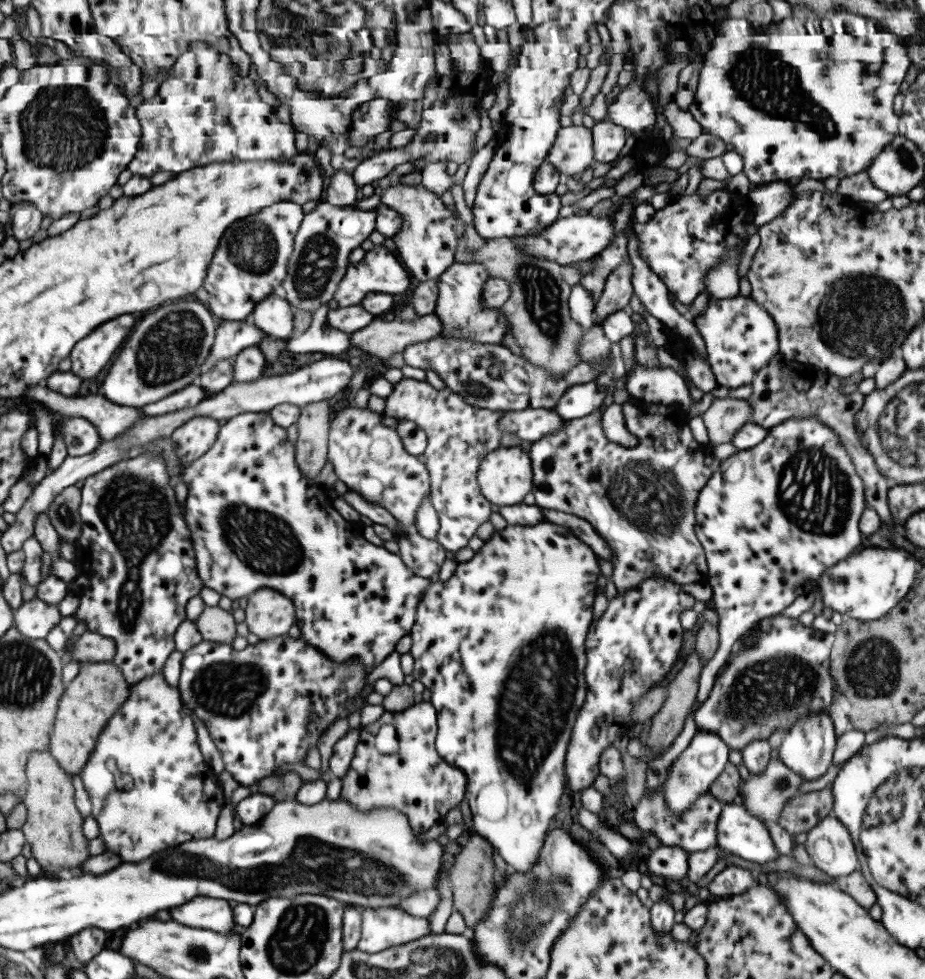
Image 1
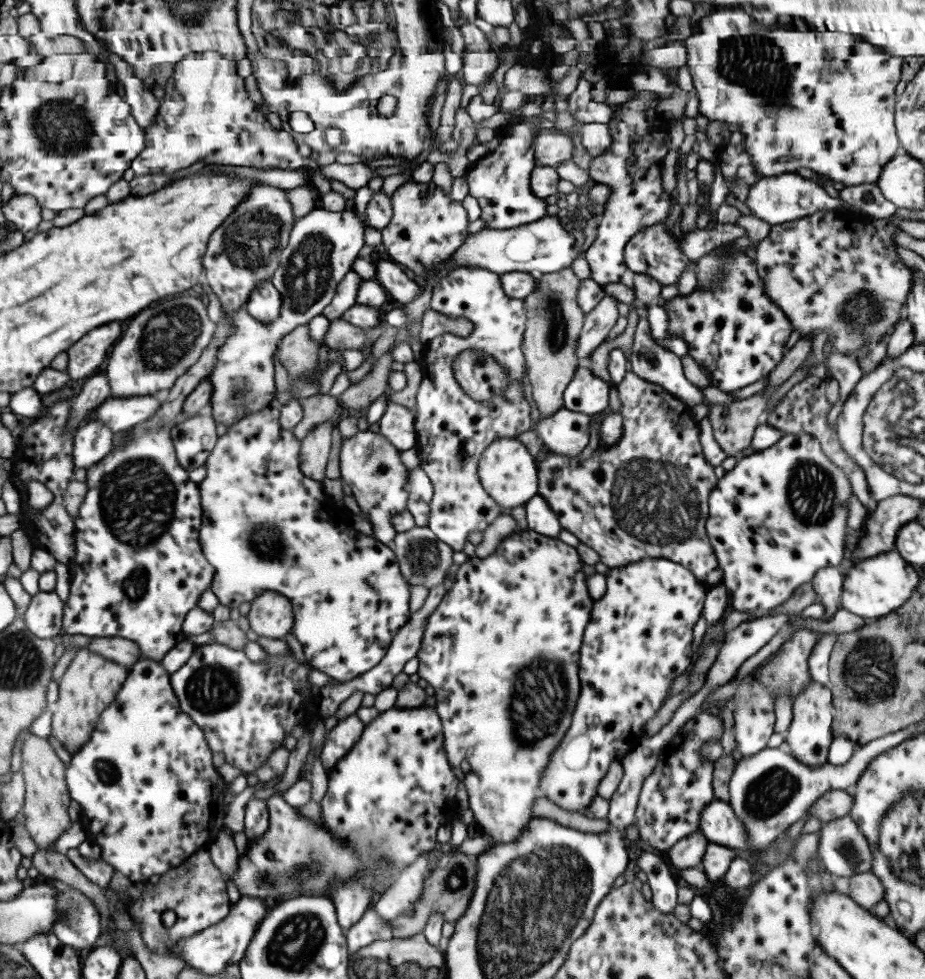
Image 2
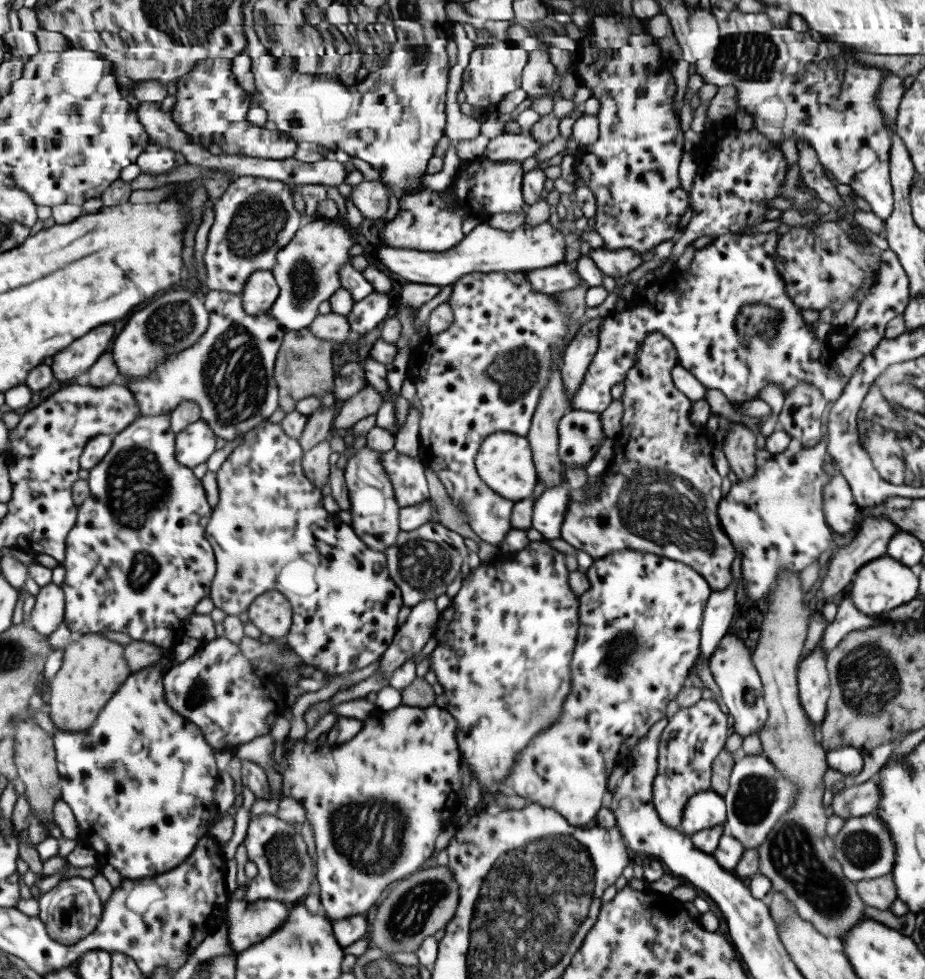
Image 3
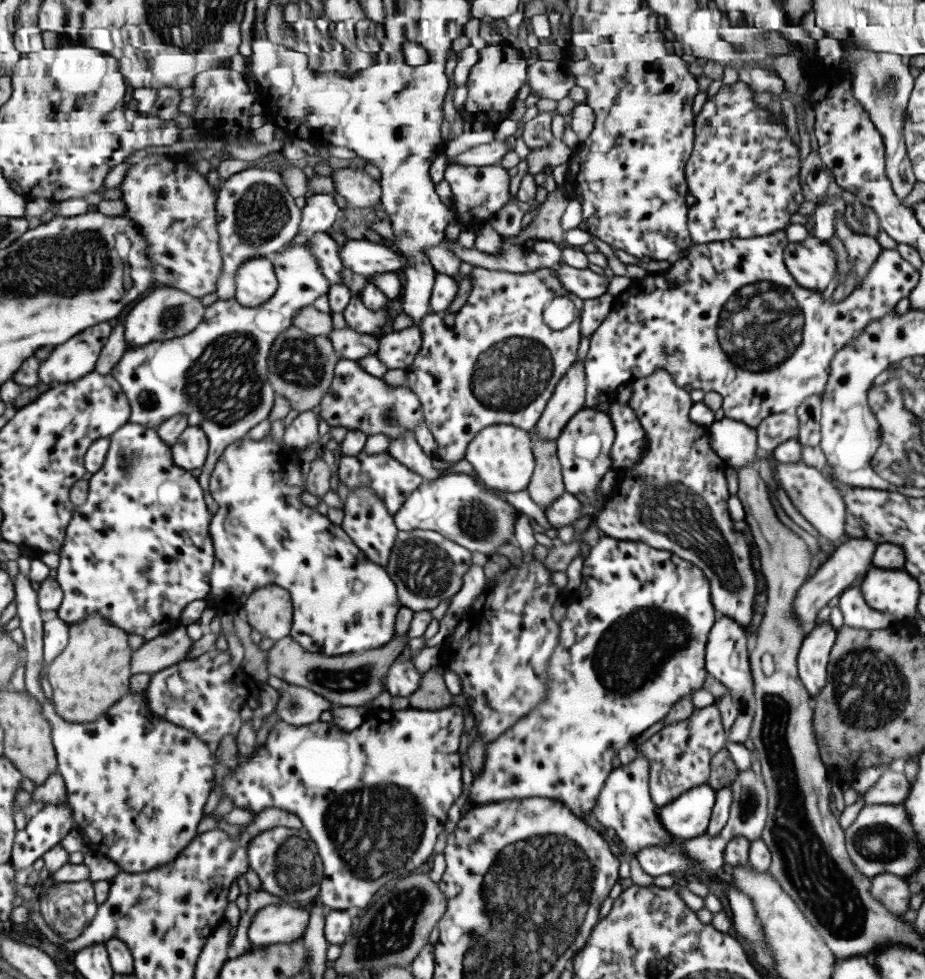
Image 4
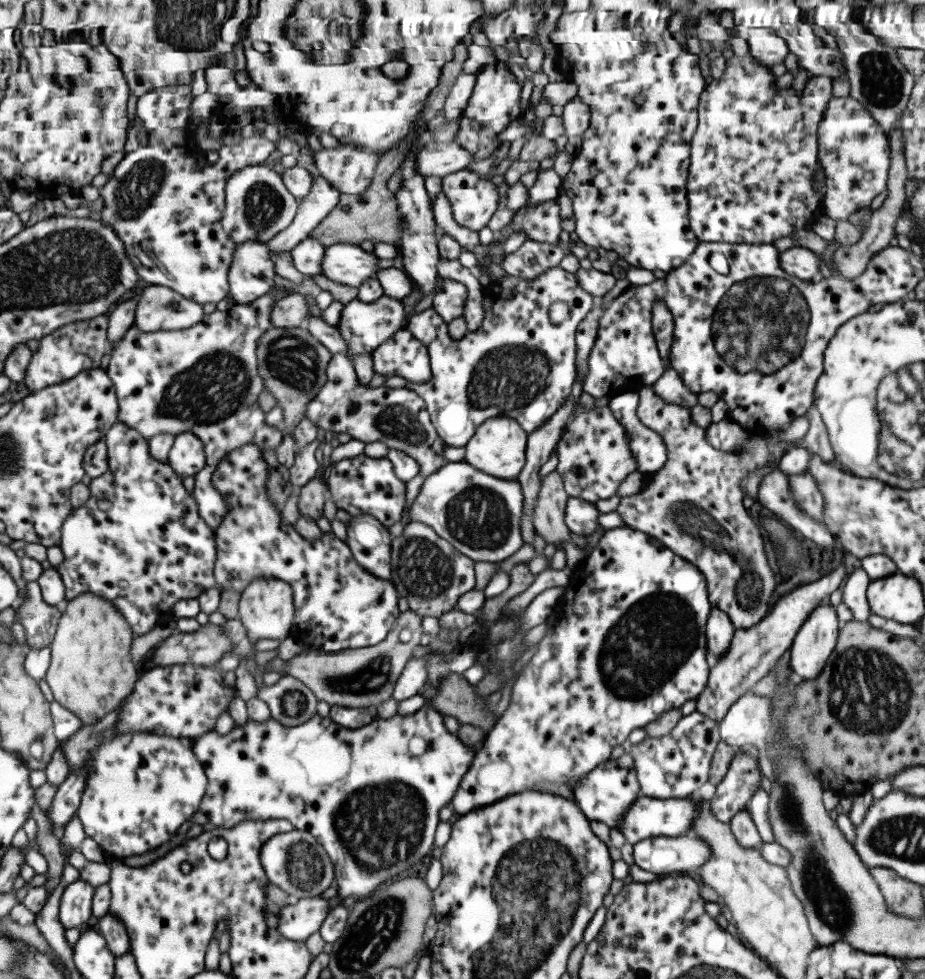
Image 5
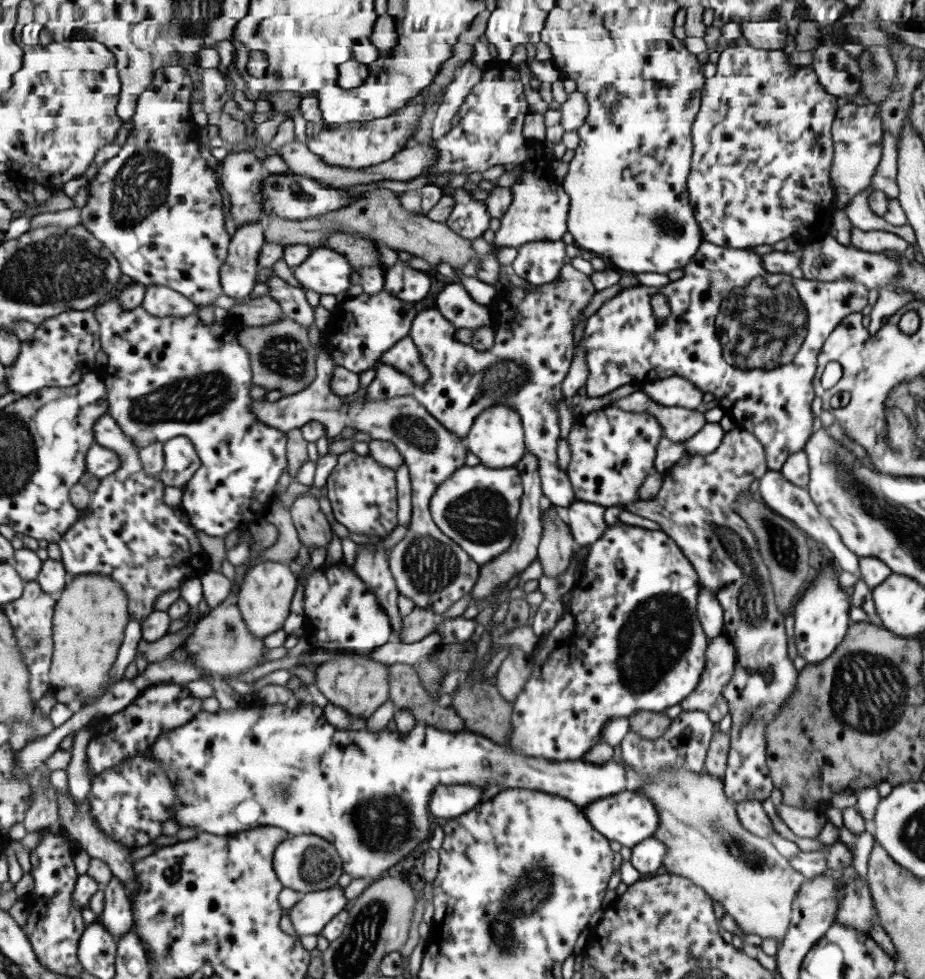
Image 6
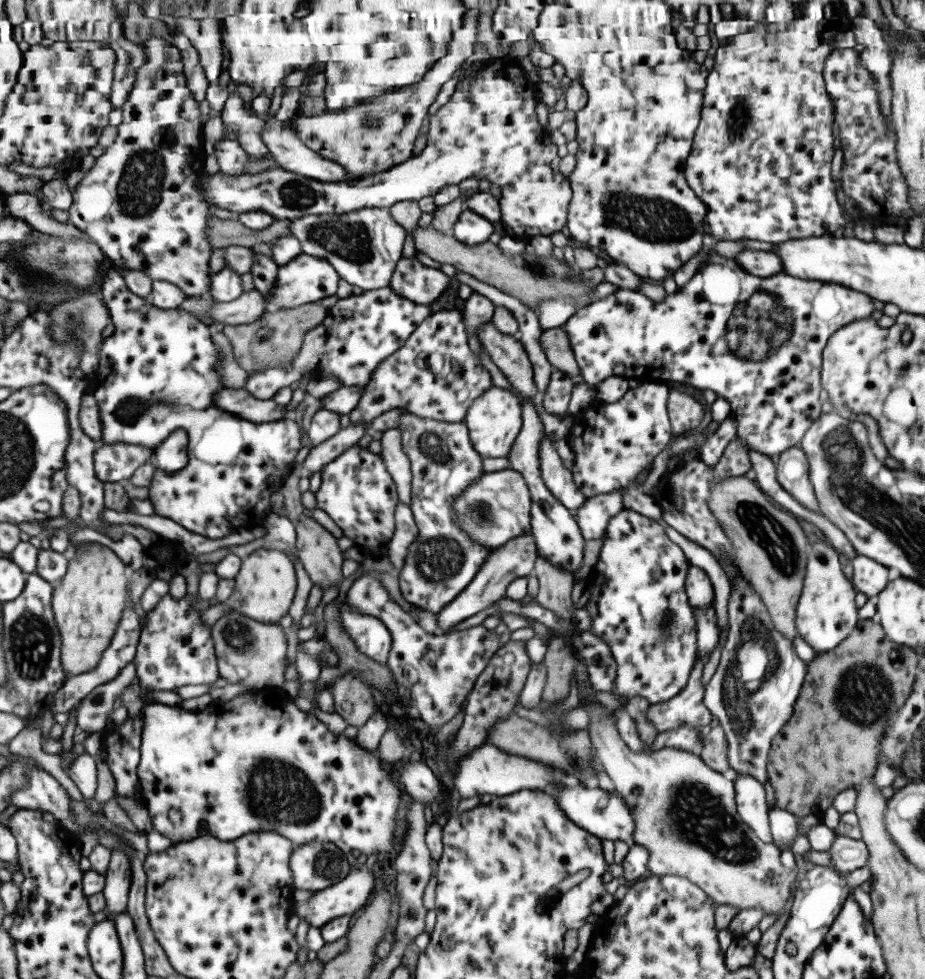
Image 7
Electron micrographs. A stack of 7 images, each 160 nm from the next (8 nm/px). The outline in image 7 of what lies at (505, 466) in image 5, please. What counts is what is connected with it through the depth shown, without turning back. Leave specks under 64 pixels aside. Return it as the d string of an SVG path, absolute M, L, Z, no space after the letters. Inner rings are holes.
M489 388L468 406L463 421L468 430L468 441L481 458L506 458L522 425L520 402L503 388Z

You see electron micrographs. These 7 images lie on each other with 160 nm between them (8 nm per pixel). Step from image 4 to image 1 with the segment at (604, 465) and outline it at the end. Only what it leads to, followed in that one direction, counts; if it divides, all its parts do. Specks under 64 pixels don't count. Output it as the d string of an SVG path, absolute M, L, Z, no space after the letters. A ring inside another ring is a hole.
M523 409L504 411L497 424L501 432L510 432L521 440L535 442L560 430L564 420L554 409Z

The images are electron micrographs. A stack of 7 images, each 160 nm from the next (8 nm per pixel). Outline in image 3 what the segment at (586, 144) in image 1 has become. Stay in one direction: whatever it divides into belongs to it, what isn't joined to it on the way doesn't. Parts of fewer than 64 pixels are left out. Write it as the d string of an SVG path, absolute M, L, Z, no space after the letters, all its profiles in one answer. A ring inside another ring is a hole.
M501 133L488 140L483 156L495 162L523 161L535 155L540 147L541 143L537 143L530 135Z

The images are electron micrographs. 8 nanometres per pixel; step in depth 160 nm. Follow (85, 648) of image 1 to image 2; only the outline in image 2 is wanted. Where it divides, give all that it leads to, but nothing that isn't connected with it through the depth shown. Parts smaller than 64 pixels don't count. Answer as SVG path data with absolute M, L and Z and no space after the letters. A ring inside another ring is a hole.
M94 637L87 645L87 650L91 650L93 654L99 654L103 658L107 658L115 663L120 663L127 667L131 667L137 663L137 659L141 657L139 648L133 640L121 637Z

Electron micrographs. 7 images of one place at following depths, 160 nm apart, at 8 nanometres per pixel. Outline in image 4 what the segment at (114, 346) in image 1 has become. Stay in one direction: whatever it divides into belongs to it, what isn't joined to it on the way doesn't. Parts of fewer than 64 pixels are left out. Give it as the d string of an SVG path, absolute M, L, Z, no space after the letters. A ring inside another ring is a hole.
M107 321L99 326L92 326L65 342L65 346L57 346L47 362L41 364L41 380L54 386L57 383L73 382L96 370L96 364L102 355L103 347L111 336L115 322Z

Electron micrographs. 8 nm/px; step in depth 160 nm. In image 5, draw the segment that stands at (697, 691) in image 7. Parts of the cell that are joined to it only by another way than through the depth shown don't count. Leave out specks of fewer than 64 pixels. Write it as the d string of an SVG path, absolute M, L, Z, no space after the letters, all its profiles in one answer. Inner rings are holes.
M839 565L817 581L796 587L785 596L778 598L761 623L753 625L748 630L735 629L727 652L716 661L710 661L705 686L694 698L695 711L713 721L721 721L731 704L742 694L750 692L755 682L765 676L775 661L788 650L799 626L805 622L805 618L817 608L817 605L825 603L829 595L839 587L841 582L844 582L844 572L845 567Z

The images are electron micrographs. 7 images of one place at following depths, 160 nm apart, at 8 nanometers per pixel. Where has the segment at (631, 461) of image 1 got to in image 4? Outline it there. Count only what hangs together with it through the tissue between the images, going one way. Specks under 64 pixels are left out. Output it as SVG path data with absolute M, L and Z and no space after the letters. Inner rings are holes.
M656 368L653 374L649 376L641 376L639 379L633 380L630 384L632 393L629 400L626 402L635 413L635 418L639 421L640 427L645 431L646 436L646 450L642 451L642 456L629 466L629 472L625 472L621 476L621 486L610 491L603 506L599 512L591 517L591 523L597 525L600 530L600 536L611 537L615 540L622 541L639 541L644 542L647 546L657 550L666 550L670 553L676 554L679 558L693 563L698 569L702 570L704 577L709 584L710 600L713 605L714 612L717 615L725 616L731 621L734 621L738 626L746 628L751 621L753 597L755 596L755 577L751 568L751 558L749 557L749 547L752 544L747 532L739 532L735 530L733 520L727 513L727 498L728 488L726 485L725 469L728 465L721 460L709 446L707 428L702 425L693 424L688 417L688 410L691 408L692 402L689 398L689 393L676 386L673 383L671 375L664 368Z

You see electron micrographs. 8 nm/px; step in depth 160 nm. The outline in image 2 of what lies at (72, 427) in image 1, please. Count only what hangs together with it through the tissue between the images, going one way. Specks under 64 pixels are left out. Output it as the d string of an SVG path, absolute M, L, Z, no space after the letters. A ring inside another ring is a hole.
M94 420L77 429L74 439L76 468L88 470L114 450L115 433L101 420Z

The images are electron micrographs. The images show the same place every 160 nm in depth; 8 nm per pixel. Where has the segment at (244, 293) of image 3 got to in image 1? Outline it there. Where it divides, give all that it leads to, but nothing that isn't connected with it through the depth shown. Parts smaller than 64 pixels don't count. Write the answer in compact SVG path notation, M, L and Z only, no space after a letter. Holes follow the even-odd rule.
M271 293L253 307L249 320L271 340L279 342L279 349L283 349L292 331L292 313L293 308L285 299Z

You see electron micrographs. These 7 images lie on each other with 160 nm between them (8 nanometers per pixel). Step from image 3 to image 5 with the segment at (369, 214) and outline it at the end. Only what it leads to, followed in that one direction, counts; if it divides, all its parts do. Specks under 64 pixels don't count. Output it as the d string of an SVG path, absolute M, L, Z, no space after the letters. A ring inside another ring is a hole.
M341 144L335 148L321 148L313 159L319 176L340 194L362 193L369 188L377 165L377 154L353 144Z

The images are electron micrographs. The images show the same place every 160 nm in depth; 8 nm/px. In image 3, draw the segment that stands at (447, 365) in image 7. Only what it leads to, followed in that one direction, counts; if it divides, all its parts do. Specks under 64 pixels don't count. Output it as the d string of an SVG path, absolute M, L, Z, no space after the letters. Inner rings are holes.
M473 271L472 273L464 274L455 282L452 282L451 297L447 300L448 305L452 310L453 320L451 324L439 334L426 334L414 346L409 349L407 359L407 372L405 379L413 383L416 397L420 404L420 419L418 421L418 436L420 445L416 459L424 466L424 468L431 468L441 484L444 486L448 497L452 500L457 508L462 508L462 513L465 516L465 522L470 526L471 530L485 543L492 546L502 547L503 537L511 529L510 516L513 501L501 498L495 494L479 477L474 467L474 456L481 441L492 432L505 431L508 433L517 434L517 436L524 437L528 433L530 427L530 420L534 413L539 395L545 389L547 381L549 381L550 364L552 364L552 354L566 346L568 342L575 336L577 329L580 327L580 322L566 319L564 314L560 311L560 306L553 295L540 293L534 291L529 284L525 271L515 272L488 272Z

